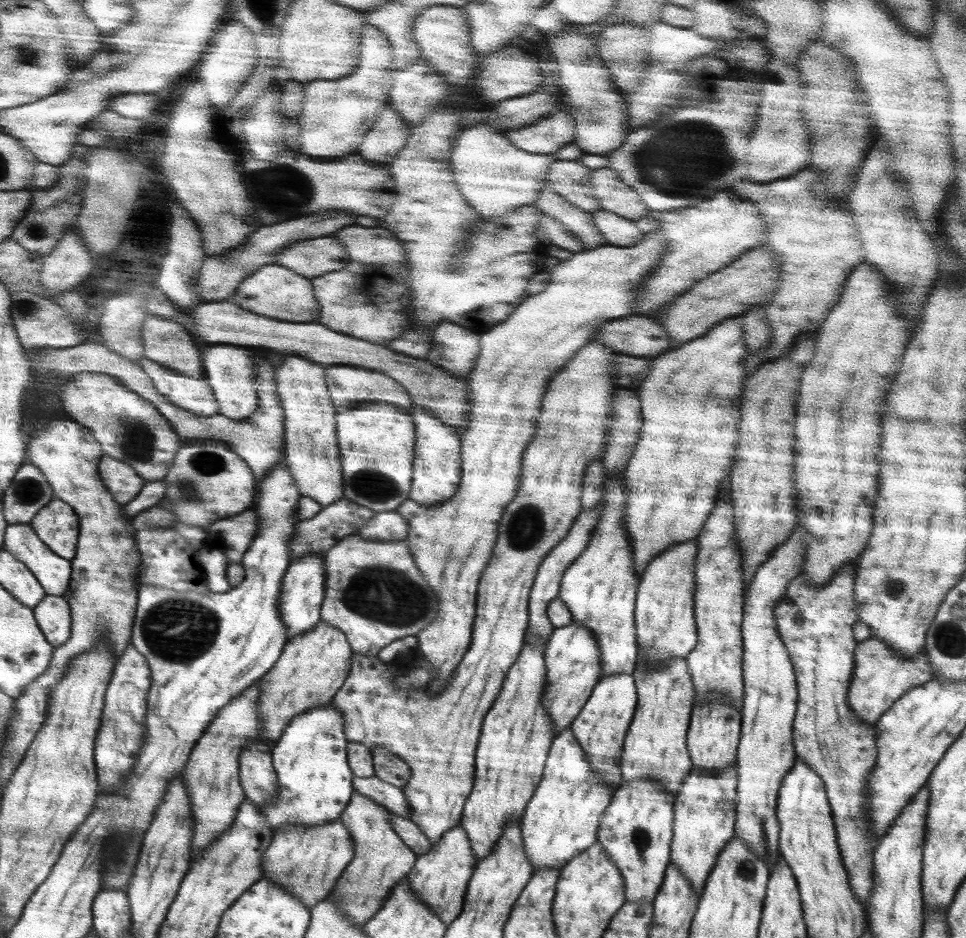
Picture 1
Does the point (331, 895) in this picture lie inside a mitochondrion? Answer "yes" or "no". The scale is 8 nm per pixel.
no

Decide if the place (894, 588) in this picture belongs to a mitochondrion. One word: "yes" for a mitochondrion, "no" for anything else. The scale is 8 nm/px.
yes

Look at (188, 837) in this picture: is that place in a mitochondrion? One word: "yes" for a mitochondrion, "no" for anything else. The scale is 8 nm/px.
no

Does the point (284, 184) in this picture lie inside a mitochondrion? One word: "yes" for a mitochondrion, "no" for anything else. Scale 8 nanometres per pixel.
yes

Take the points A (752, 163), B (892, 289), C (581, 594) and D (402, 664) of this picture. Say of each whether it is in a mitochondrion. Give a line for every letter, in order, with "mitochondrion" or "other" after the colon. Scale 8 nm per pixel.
A: other
B: other
C: other
D: other

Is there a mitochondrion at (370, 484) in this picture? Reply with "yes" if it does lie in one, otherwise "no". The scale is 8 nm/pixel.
yes

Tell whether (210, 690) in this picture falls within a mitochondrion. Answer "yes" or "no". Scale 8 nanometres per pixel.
no

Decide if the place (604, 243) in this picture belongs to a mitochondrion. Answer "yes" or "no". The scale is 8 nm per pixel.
no

